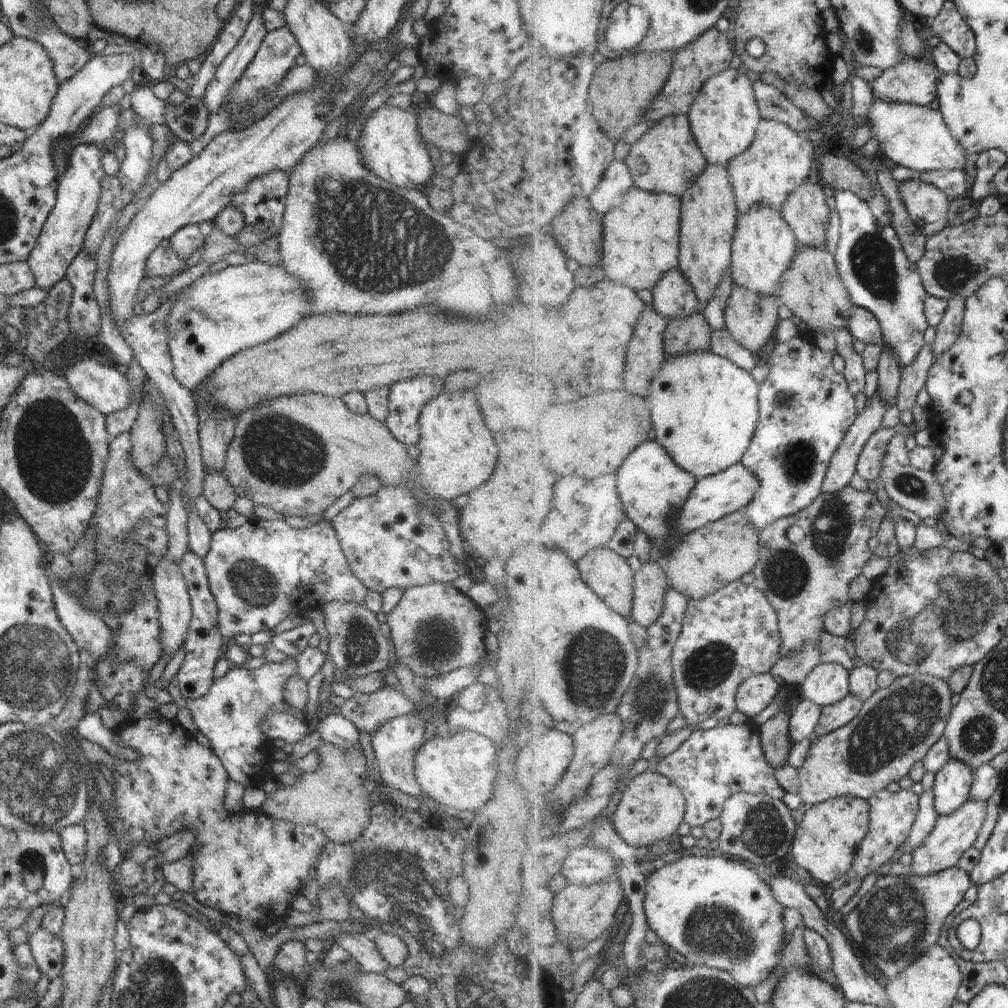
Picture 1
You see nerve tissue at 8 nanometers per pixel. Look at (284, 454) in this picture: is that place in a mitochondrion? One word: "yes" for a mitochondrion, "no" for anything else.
yes

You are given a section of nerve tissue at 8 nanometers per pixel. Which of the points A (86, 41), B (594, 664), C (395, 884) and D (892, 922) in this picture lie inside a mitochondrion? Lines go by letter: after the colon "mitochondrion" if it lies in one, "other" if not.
A: other
B: mitochondrion
C: mitochondrion
D: mitochondrion

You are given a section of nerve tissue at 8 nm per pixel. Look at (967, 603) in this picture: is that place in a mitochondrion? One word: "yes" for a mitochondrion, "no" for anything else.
yes

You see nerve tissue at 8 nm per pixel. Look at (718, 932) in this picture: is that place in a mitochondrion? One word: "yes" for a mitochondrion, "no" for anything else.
yes

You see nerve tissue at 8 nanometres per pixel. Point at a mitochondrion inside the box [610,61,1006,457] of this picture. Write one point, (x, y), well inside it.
(871, 256)

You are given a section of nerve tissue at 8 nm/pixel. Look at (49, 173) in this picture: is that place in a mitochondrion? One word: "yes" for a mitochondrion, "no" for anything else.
no

